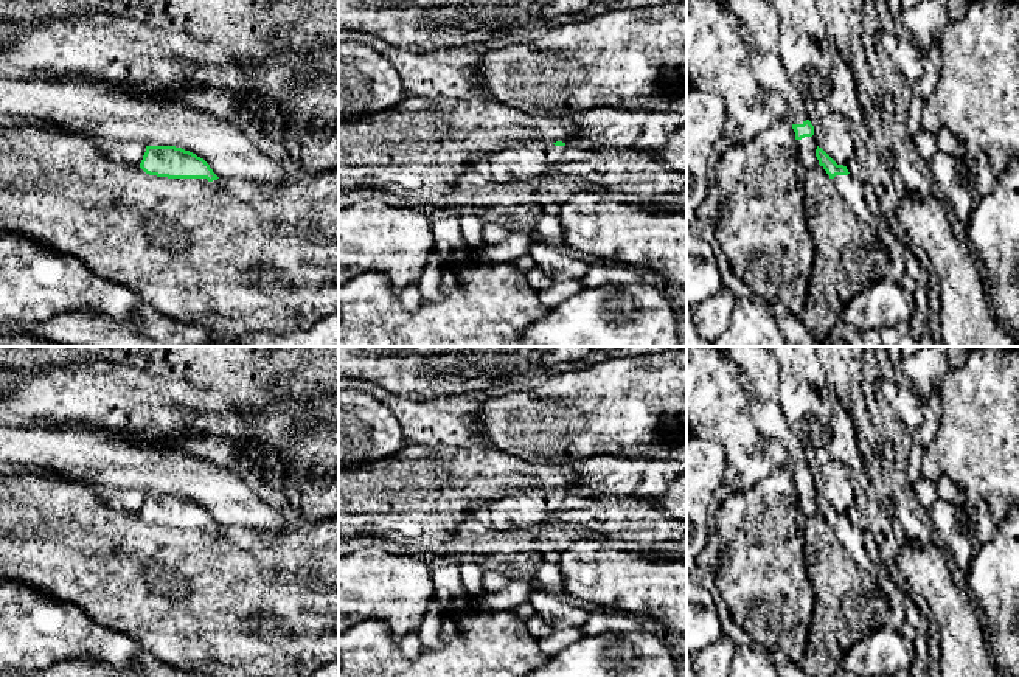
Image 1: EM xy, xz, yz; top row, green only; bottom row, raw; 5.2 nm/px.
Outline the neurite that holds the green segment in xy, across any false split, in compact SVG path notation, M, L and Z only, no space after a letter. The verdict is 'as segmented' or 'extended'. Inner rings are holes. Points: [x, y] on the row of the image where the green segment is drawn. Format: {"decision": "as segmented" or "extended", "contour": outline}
{"decision": "extended", "contour": "M146 146L140 168L149 175L182 182L216 185L219 180L203 158L176 146Z"}

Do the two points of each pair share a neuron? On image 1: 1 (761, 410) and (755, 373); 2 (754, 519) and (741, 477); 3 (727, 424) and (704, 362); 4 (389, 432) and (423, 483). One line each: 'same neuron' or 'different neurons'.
1: same neuron
2: different neurons
3: same neuron
4: different neurons

